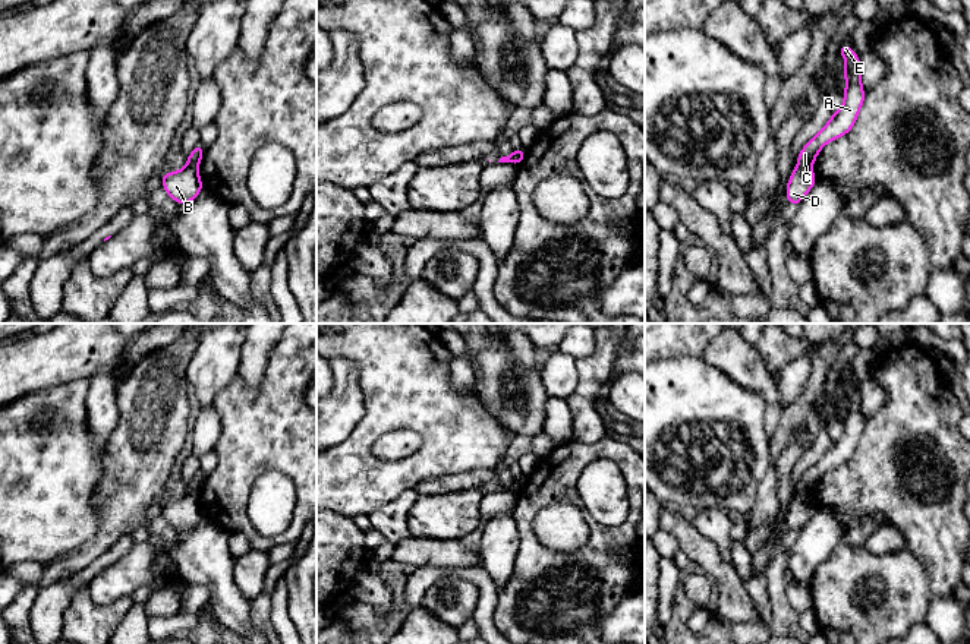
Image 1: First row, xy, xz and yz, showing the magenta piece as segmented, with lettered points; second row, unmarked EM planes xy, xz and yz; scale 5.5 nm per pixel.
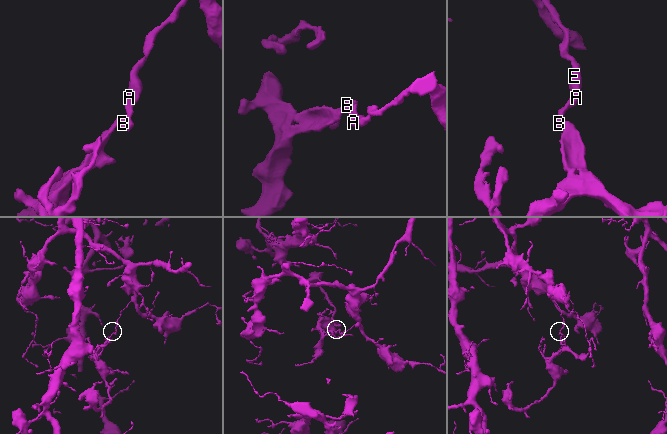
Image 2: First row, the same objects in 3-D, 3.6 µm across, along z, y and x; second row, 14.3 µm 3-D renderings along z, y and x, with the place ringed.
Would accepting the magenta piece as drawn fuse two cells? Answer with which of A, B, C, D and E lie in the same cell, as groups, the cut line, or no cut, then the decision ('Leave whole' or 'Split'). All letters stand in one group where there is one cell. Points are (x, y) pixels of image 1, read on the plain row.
Groups: A C E / B D. Split along yz (797, 493), (809, 495). Split

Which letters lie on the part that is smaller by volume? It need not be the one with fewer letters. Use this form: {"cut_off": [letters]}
{"cut_off": ["B", "D"]}

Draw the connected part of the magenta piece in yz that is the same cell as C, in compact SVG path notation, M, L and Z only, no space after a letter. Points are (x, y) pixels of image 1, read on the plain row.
M850 372L840 373L838 382L847 388L847 392L841 398L843 404L847 407L845 417L843 419L844 432L840 439L832 441L819 461L801 476L797 484L797 495L813 493L819 479L828 470L847 463L853 457L865 430L866 422L862 414L862 383L856 383Z

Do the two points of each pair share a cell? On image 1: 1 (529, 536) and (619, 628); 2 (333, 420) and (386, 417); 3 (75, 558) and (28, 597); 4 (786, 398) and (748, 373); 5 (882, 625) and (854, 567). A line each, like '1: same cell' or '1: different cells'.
1: different cells
2: different cells
3: different cells
4: different cells
5: same cell

